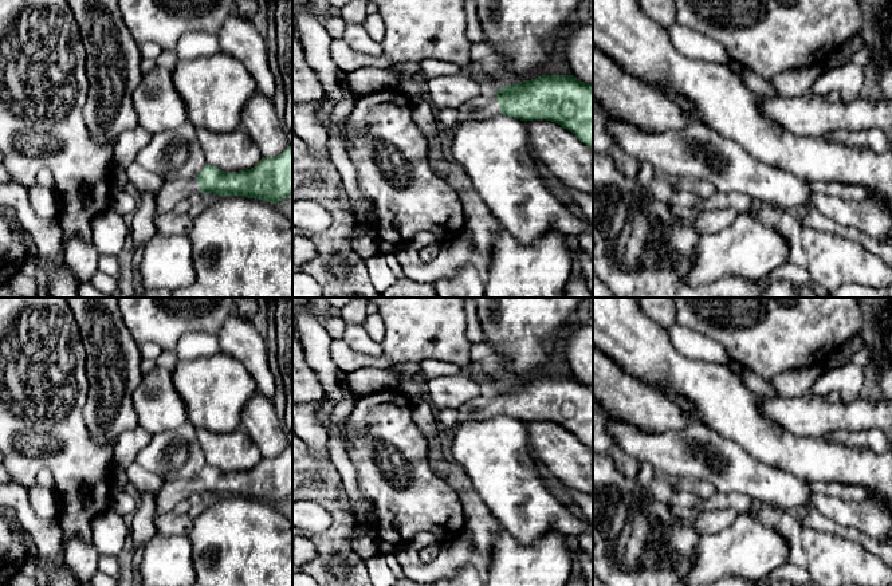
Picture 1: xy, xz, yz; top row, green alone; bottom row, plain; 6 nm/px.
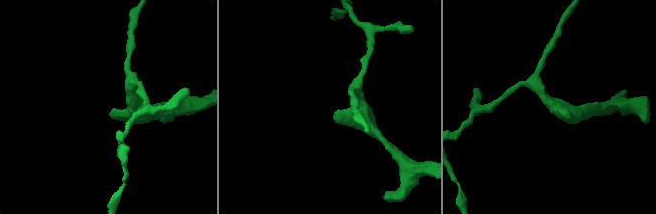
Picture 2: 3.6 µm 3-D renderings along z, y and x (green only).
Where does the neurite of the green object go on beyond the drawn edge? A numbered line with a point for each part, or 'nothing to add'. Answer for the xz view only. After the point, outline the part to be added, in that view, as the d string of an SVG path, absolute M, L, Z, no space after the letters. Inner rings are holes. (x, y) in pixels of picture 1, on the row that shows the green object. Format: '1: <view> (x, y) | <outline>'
1: xz (482, 106) | M484 90L476 97L467 99L457 110L457 122L480 121L490 115L500 114L499 102L494 93Z

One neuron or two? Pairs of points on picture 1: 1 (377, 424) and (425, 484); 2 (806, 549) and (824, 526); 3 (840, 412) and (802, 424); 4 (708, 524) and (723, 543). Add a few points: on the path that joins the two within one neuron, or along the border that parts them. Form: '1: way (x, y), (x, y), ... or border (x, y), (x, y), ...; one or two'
1: way (384, 439), (385, 444), (411, 470); one
2: border (798, 520), (805, 526), (829, 531), (849, 541); two
3: way (830, 417), (812, 417); one
4: border (739, 514), (729, 526), (702, 535); two

